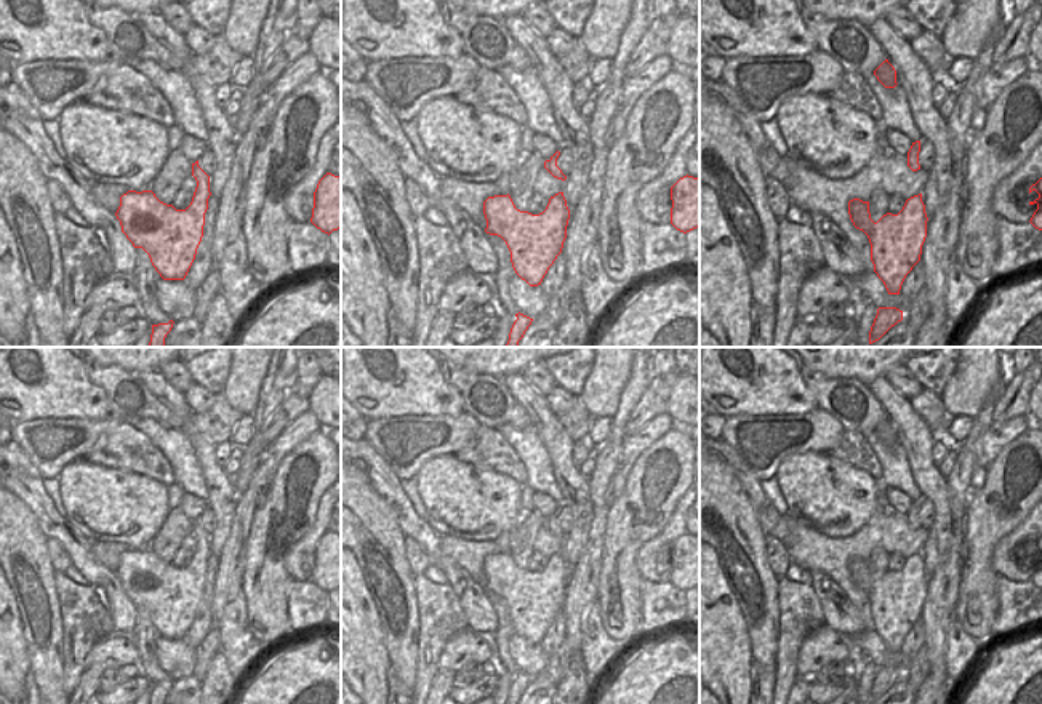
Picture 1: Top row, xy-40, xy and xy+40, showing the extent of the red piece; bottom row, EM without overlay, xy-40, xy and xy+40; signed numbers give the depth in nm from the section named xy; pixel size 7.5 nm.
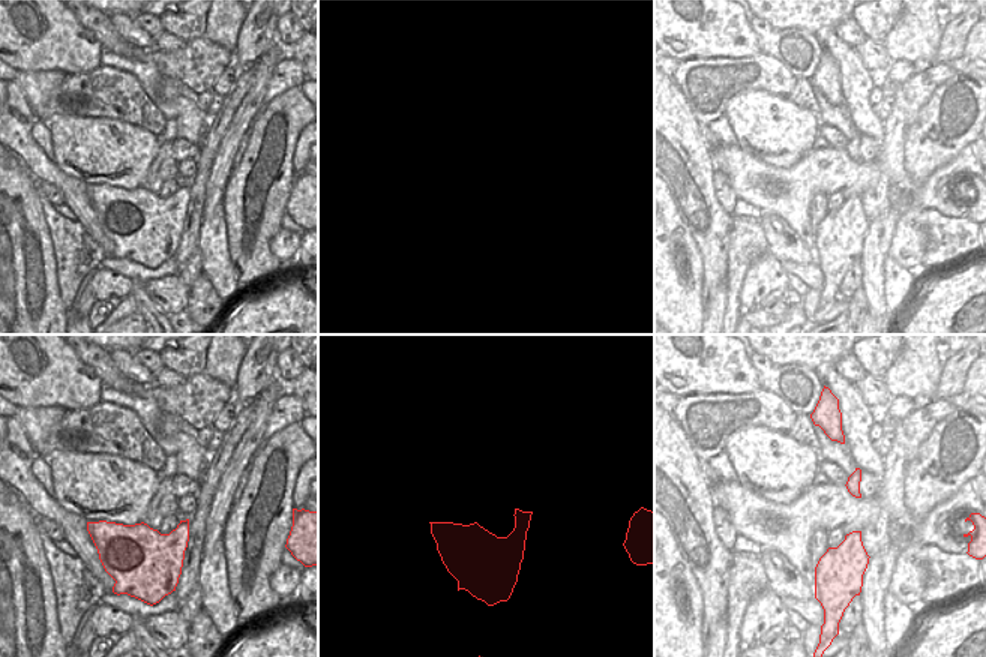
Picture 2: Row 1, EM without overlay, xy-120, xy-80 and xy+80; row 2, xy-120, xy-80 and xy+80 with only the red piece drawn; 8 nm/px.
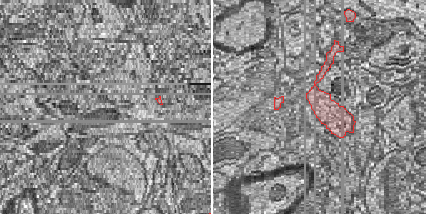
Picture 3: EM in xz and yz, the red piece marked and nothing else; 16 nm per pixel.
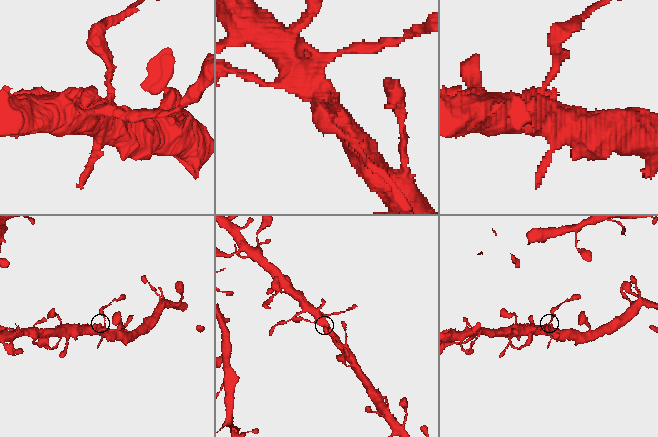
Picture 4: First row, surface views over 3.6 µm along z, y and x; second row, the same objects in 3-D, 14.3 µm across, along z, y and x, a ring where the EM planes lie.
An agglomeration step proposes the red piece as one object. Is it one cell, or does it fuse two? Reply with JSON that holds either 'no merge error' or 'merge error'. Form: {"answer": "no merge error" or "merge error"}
{"answer": "merge error"}

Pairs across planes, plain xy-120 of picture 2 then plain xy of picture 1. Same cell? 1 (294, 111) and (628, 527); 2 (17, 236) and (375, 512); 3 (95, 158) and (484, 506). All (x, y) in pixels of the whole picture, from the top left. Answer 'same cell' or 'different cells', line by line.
1: same cell
2: same cell
3: same cell

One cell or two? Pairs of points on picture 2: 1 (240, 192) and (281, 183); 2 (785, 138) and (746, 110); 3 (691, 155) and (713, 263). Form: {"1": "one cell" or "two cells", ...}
{"1": "one cell", "2": "one cell", "3": "one cell"}

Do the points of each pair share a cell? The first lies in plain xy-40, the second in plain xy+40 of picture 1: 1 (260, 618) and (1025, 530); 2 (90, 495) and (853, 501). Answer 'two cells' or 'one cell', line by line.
1: two cells
2: one cell

